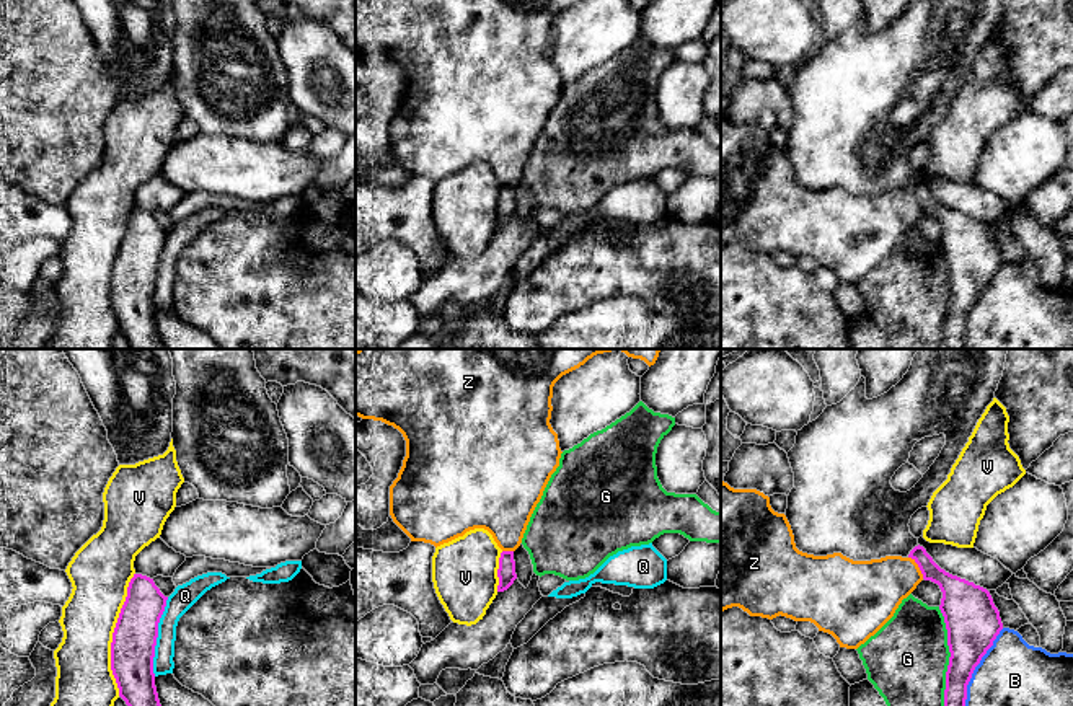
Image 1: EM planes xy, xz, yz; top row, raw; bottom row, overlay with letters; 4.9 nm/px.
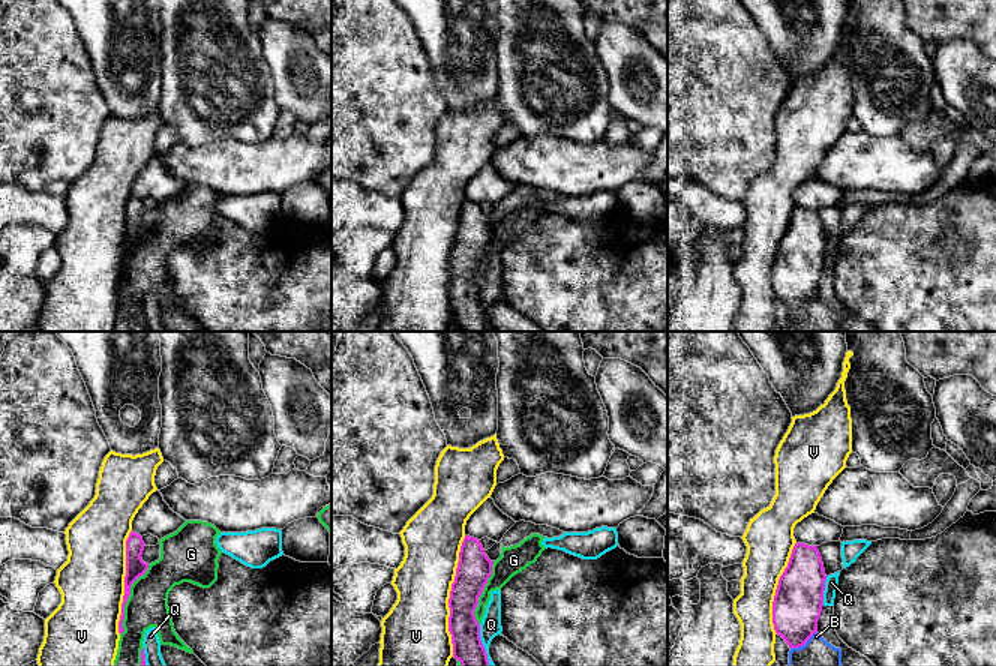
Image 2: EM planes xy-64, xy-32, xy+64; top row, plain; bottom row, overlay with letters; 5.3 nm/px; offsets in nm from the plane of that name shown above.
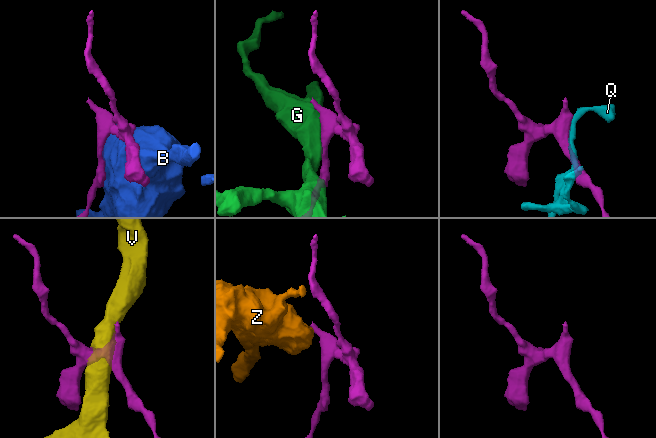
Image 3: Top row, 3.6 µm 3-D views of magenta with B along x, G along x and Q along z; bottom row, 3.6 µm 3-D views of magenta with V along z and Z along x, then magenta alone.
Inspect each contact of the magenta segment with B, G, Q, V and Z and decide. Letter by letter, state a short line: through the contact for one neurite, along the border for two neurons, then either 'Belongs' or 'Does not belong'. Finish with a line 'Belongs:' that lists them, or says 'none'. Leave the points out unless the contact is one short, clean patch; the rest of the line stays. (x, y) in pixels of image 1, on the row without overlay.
B: Does not belong
G: Does not belong
Q: Does not belong
V: Does not belong
Z: Line: yz (959, 230), (940, 211), (918, 201), (874, 224). Belongs
Belongs: Z

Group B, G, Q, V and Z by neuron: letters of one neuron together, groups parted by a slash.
B / G / Q / V / Z

